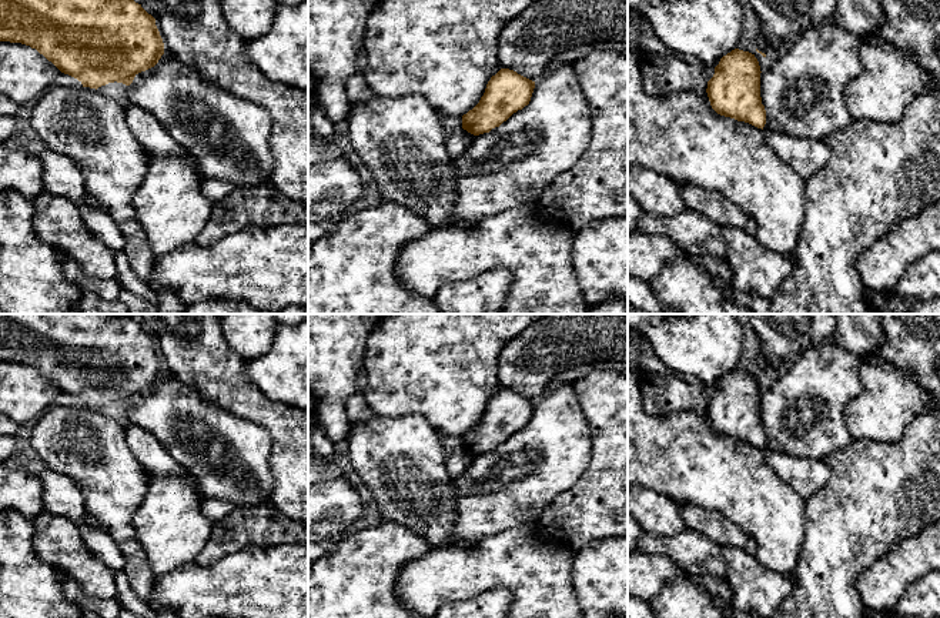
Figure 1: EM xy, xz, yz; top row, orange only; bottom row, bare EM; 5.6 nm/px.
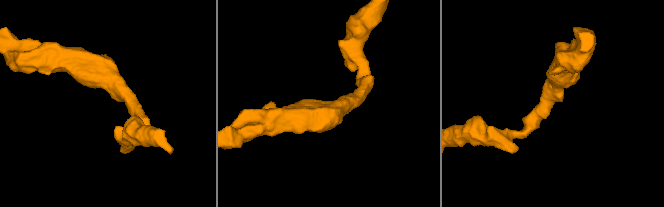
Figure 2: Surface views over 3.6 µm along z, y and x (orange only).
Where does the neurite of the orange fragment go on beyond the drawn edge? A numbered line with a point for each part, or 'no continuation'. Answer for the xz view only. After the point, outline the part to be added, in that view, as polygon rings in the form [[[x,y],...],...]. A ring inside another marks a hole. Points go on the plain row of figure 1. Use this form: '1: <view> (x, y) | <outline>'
no continuation

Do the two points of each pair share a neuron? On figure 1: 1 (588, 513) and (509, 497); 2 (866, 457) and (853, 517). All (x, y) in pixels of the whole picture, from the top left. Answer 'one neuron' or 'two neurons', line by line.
1: two neurons
2: one neuron

